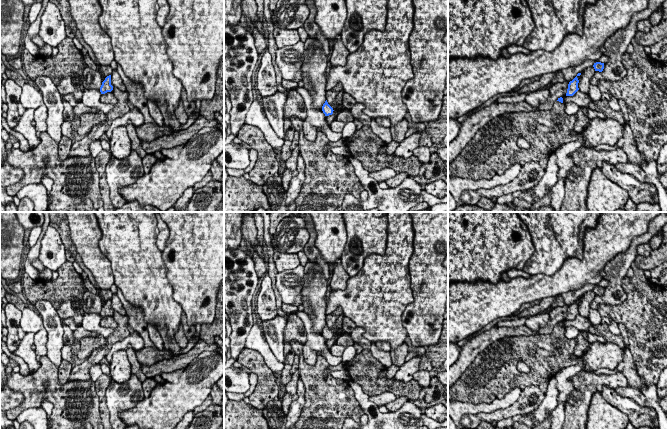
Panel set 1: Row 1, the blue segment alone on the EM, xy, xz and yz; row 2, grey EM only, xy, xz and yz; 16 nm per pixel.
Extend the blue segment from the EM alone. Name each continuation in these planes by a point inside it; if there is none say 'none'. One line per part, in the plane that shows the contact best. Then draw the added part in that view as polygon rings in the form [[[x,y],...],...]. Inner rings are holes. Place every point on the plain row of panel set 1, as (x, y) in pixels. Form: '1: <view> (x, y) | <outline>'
none

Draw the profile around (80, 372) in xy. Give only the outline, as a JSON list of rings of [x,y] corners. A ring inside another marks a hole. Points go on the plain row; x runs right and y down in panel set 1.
[[[113,312],[112,316],[118,326],[115,328],[115,331],[106,338],[107,345],[95,349],[83,363],[75,365],[72,368],[68,381],[90,381],[89,368],[92,365],[100,363],[100,361],[109,353],[113,344],[122,341],[129,336],[128,316],[126,314],[121,315],[119,312]]]

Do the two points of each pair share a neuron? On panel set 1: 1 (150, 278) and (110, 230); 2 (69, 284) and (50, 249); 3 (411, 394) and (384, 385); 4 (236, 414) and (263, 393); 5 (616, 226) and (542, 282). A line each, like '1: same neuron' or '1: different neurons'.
1: same neuron
2: different neurons
3: same neuron
4: different neurons
5: same neuron

